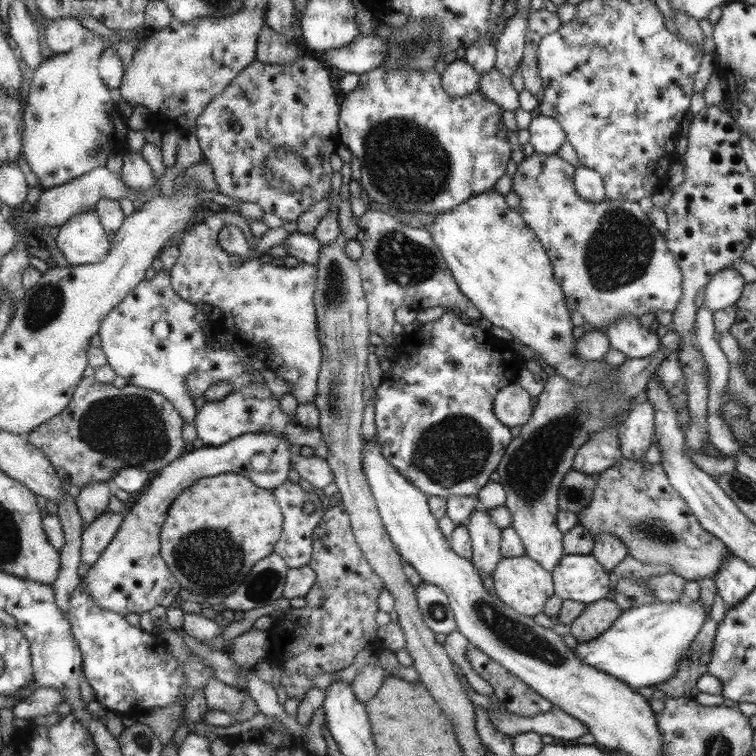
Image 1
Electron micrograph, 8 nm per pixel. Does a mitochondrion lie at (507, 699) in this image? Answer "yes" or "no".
no

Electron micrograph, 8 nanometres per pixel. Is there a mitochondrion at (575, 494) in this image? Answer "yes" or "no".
yes

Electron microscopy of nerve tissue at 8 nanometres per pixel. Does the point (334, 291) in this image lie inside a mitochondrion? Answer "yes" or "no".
yes

